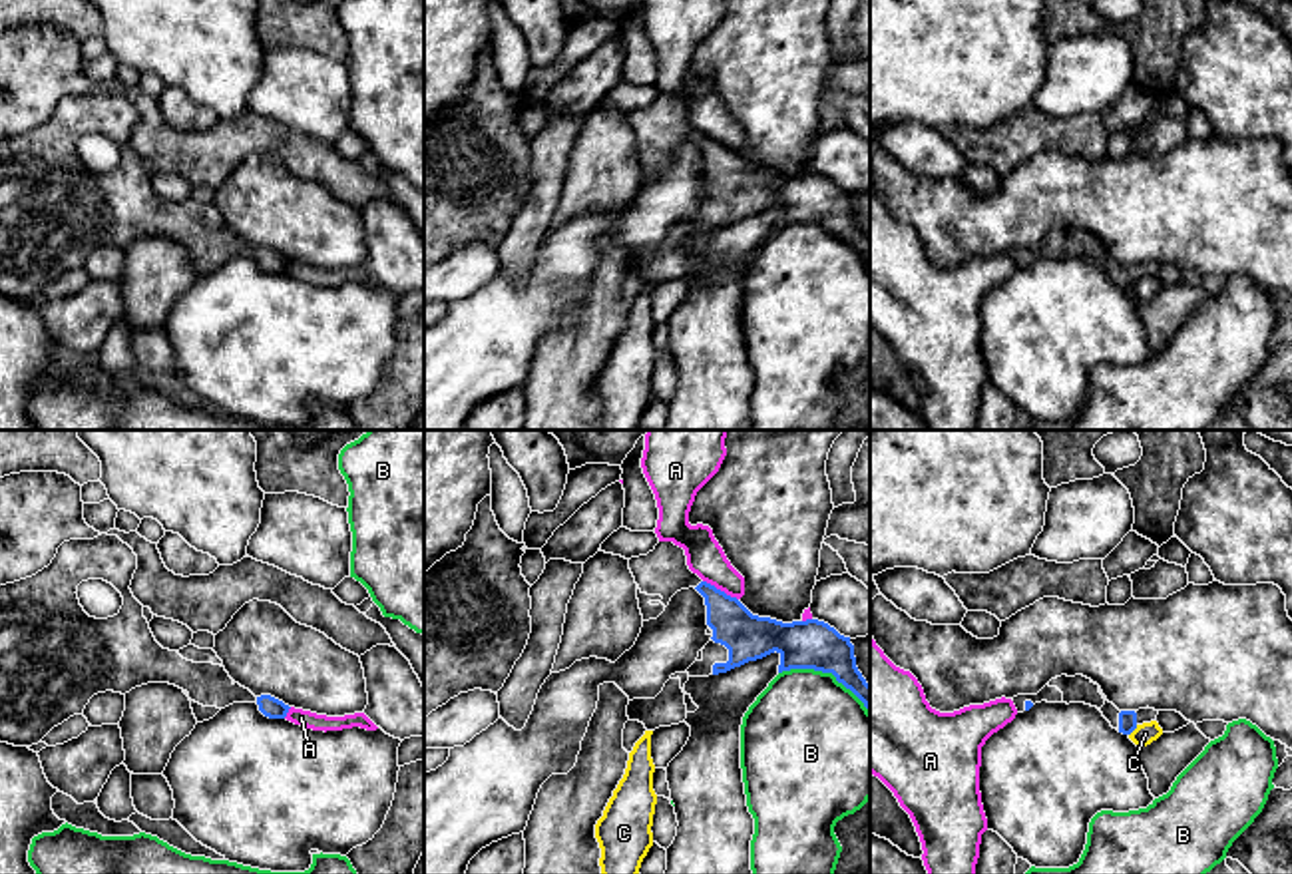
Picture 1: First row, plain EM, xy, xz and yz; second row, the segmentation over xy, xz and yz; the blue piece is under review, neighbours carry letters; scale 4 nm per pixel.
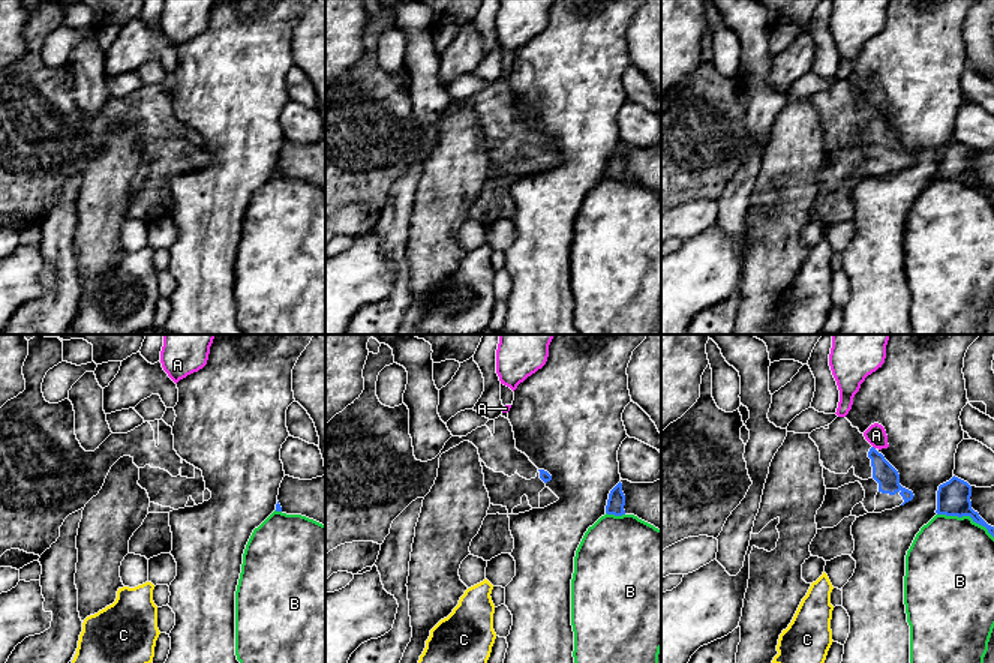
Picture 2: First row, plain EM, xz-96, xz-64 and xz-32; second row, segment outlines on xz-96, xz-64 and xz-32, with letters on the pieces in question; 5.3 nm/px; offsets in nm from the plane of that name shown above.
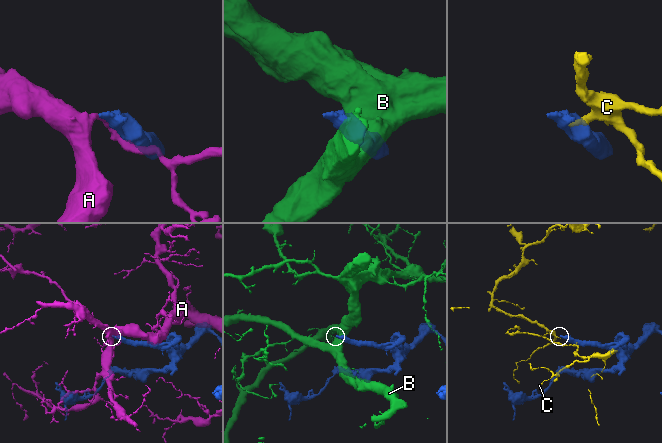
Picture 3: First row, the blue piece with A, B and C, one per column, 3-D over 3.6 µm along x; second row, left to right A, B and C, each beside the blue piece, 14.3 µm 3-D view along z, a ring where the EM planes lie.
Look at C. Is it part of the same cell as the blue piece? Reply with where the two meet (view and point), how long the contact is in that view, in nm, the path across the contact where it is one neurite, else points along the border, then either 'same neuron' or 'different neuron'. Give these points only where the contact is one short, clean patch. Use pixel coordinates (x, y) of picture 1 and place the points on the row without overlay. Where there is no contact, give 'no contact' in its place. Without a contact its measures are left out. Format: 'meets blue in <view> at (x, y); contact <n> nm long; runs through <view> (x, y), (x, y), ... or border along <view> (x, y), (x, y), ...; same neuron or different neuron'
meets blue in yz at (1133, 283); contact 60 nm long; border along yz (1137, 279), (1129, 289); different neuron

